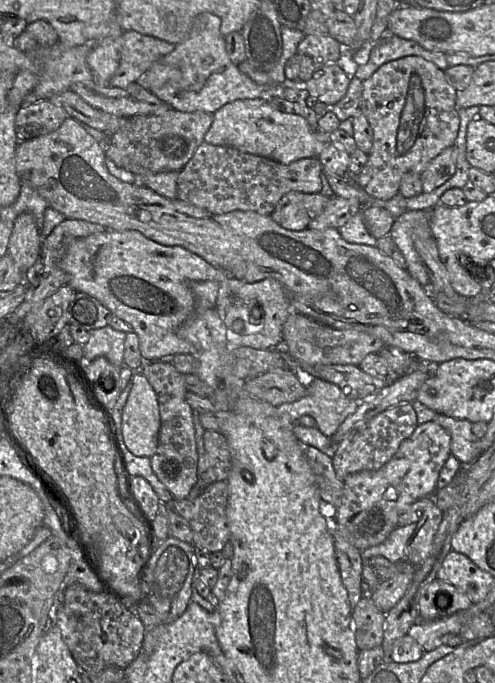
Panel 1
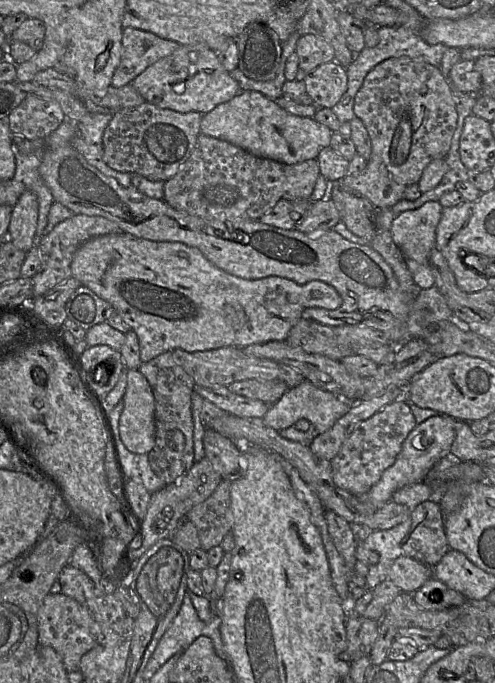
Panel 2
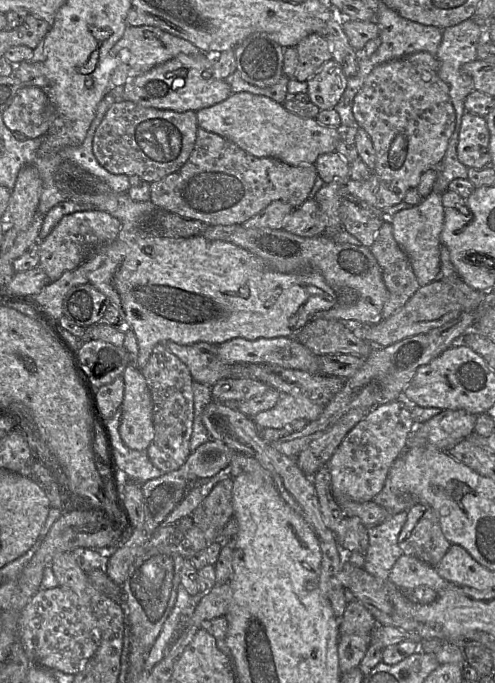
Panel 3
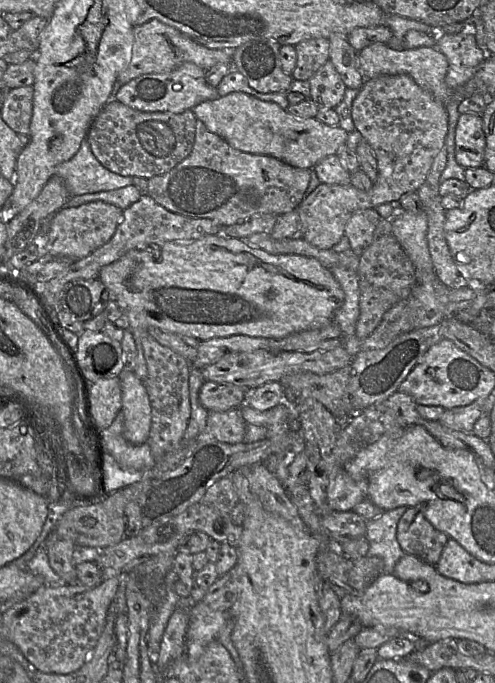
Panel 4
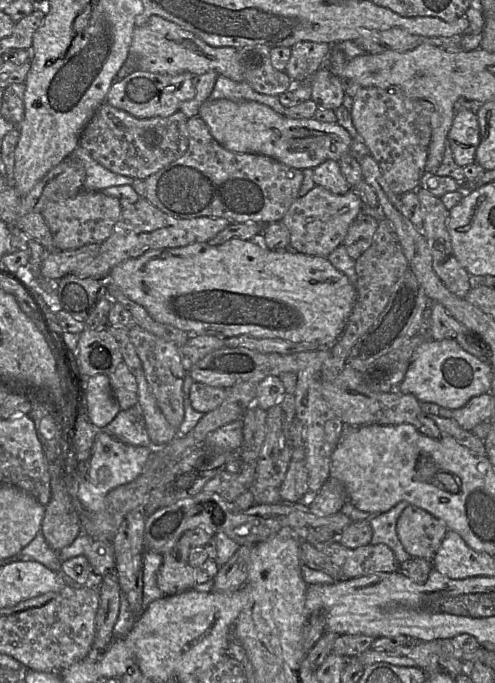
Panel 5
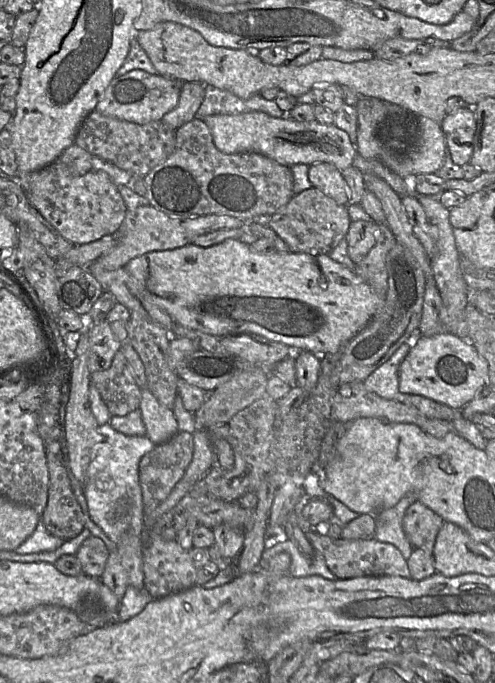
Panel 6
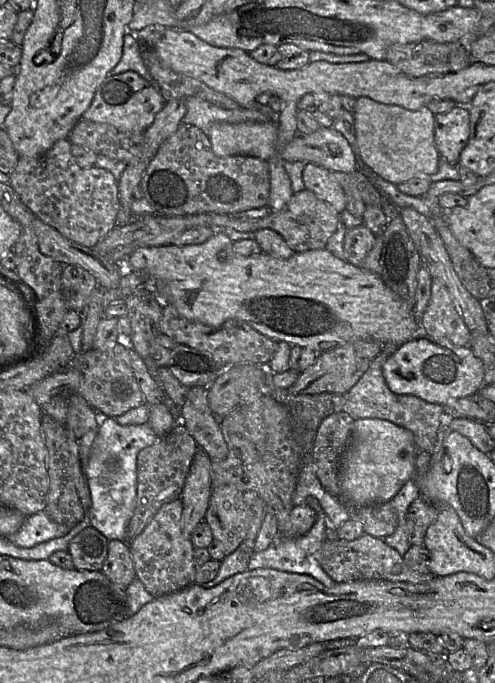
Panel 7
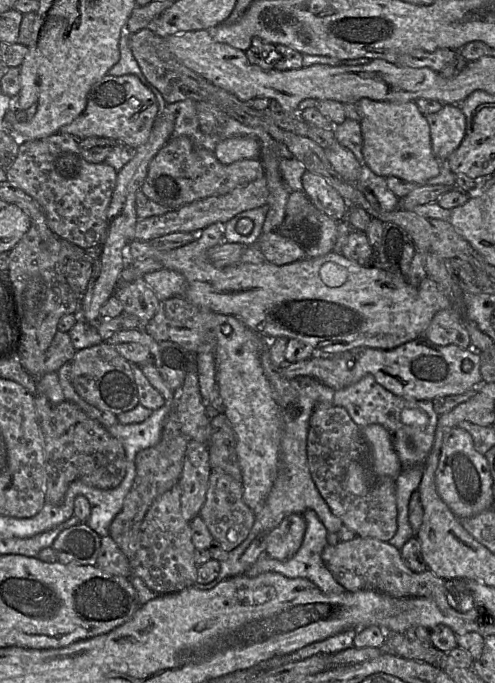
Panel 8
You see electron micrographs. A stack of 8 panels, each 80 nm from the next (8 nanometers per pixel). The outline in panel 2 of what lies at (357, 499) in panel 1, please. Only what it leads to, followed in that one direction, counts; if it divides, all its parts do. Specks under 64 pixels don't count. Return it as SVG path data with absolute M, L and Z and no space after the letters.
M438 414L417 424L404 440L394 463L383 472L379 481L366 494L359 496L360 500L368 508L377 510L391 502L393 494L400 488L425 481L433 466L450 454L456 434L455 423L456 419Z

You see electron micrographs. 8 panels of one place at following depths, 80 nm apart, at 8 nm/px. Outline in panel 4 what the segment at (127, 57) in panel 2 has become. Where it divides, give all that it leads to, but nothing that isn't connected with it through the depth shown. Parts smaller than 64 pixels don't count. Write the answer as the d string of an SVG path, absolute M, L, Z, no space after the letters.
M157 19L134 27L133 34L134 41L130 62L117 76L120 86L141 75L169 72L185 62L192 62L208 70L218 63L231 64L232 61L231 50L207 48Z

